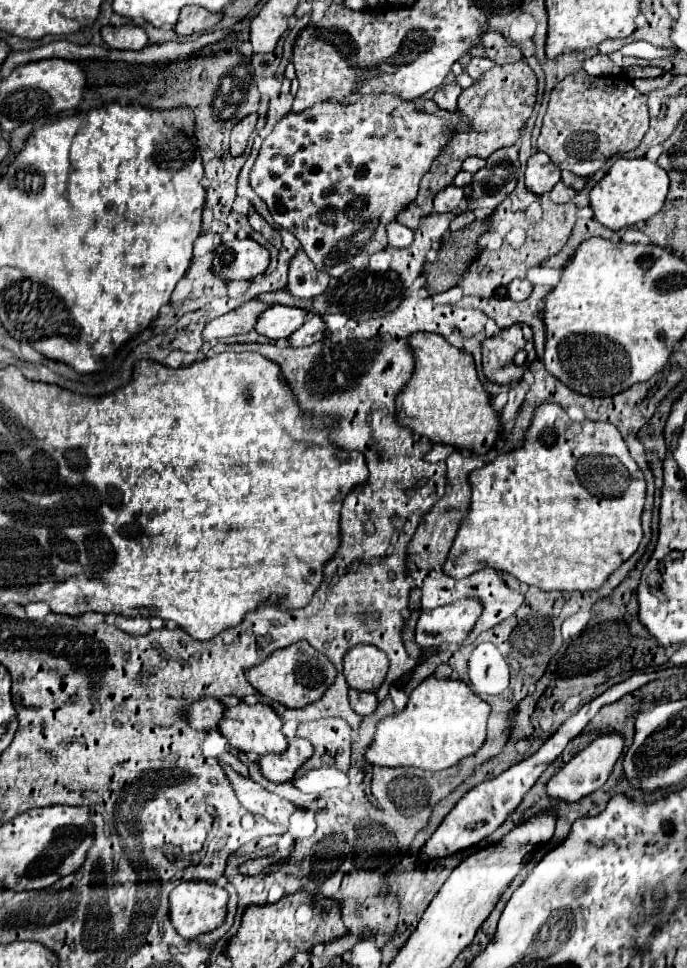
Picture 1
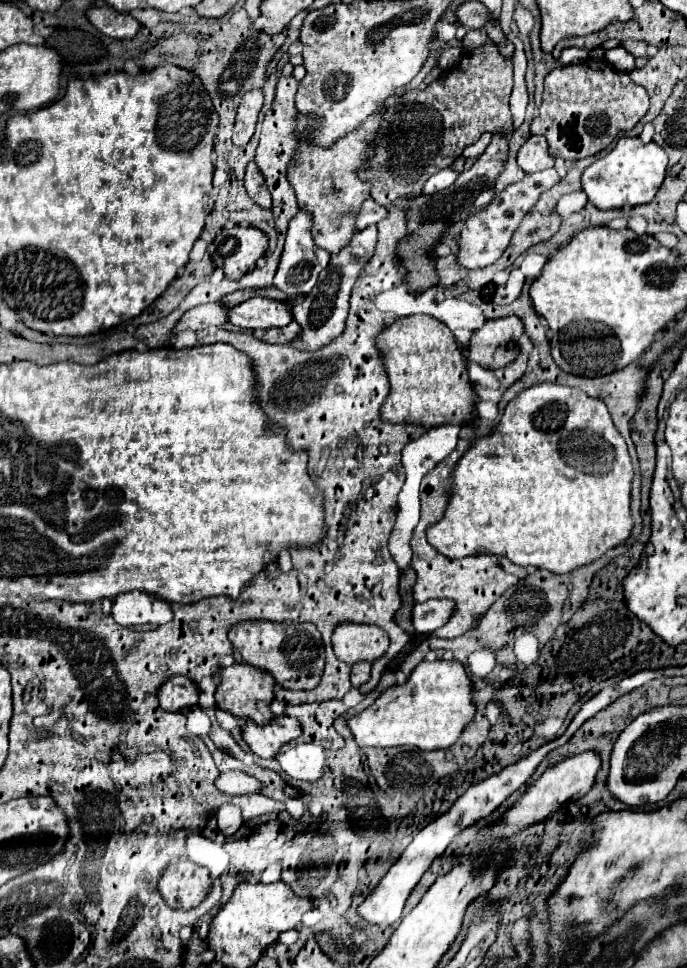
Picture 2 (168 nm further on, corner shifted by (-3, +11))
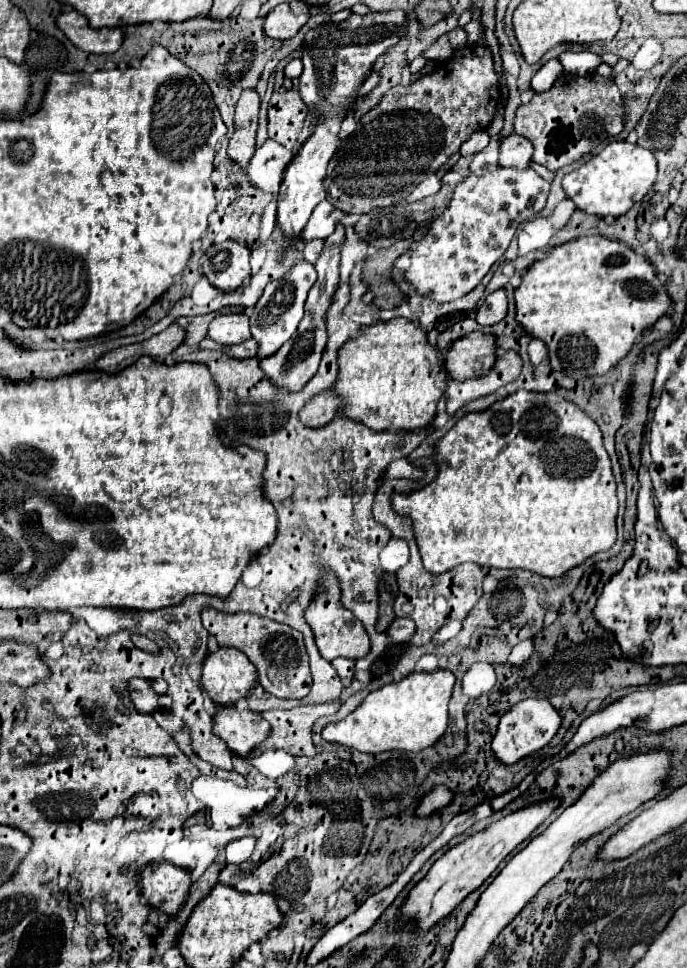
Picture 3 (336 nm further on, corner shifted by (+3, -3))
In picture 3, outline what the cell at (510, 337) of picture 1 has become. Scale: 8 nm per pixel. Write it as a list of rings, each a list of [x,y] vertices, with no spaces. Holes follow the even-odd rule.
[[[470,332],[452,342],[446,358],[446,372],[458,380],[480,378],[496,364],[496,336],[486,332]]]

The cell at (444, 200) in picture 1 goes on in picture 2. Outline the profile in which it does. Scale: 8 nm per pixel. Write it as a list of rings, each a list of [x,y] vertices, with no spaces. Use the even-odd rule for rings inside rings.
[[[444,168],[444,170],[440,170],[440,172],[436,172],[436,174],[432,174],[432,176],[428,178],[428,182],[424,184],[422,192],[424,192],[424,194],[434,194],[434,192],[438,192],[438,190],[444,190],[444,188],[448,188],[448,186],[454,184],[456,176],[458,176],[458,174],[456,174],[454,170]]]

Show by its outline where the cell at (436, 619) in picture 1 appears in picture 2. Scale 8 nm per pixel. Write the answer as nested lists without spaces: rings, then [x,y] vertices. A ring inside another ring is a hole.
[[[428,600],[422,604],[414,604],[412,610],[412,624],[418,634],[432,634],[444,620],[448,620],[448,612],[452,604],[448,600]]]

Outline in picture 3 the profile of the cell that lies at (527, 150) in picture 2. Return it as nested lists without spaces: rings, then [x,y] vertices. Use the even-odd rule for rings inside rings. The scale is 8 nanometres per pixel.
[[[512,134],[500,146],[500,166],[512,166],[516,170],[530,168],[532,152],[532,144],[526,138]]]

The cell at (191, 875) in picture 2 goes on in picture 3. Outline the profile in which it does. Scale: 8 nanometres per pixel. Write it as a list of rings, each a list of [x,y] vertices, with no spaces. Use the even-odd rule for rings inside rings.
[[[154,862],[140,874],[142,894],[156,910],[162,910],[170,918],[174,918],[186,902],[190,886],[190,874],[184,868],[176,868],[172,862]]]

